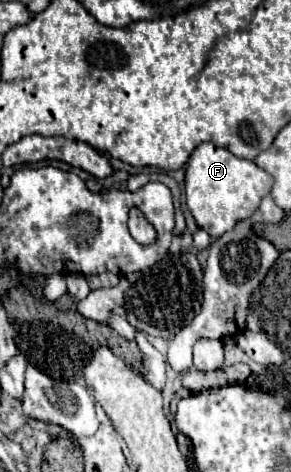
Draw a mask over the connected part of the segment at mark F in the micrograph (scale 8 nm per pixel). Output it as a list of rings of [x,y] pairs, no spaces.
[[[202,143],[194,149],[186,165],[186,205],[198,227],[218,239],[226,231],[234,229],[238,221],[252,217],[252,213],[260,207],[262,197],[270,193],[272,183],[272,175],[260,169],[254,161],[240,159],[228,149],[220,149],[212,143]]]

